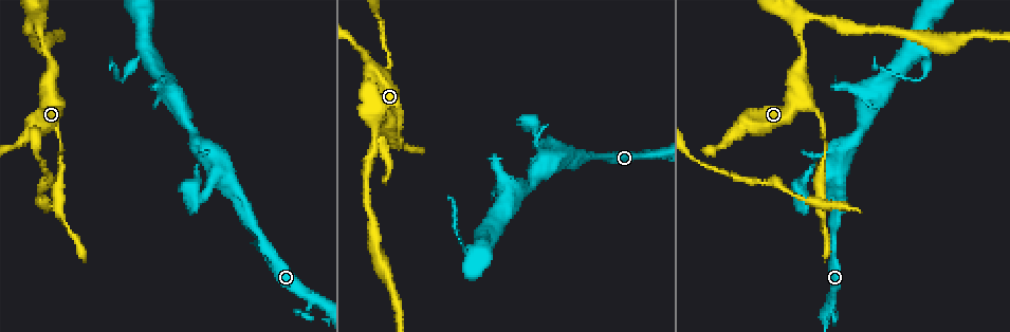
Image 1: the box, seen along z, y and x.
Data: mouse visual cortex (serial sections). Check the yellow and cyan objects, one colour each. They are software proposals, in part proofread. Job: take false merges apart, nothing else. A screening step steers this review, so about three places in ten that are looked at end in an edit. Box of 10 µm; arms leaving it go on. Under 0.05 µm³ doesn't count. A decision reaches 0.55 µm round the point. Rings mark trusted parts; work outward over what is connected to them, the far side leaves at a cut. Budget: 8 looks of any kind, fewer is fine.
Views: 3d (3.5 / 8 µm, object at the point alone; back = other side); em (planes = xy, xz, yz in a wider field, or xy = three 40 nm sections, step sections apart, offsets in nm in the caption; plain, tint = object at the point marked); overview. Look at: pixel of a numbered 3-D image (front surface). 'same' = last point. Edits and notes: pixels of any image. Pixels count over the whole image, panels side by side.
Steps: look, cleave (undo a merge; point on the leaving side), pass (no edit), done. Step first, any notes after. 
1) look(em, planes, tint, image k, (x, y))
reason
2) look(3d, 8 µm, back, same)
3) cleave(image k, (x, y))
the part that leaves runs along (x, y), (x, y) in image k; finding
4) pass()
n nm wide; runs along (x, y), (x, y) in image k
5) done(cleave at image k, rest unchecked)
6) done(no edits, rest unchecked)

look(3d, 3.5 µm, image 1, (586, 158))
a fork

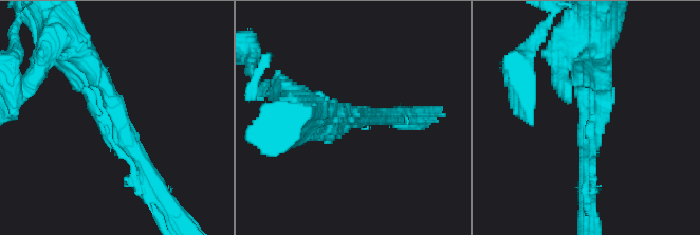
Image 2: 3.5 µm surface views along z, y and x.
look(em, xy, step 3, tint, image 2, (357, 117))

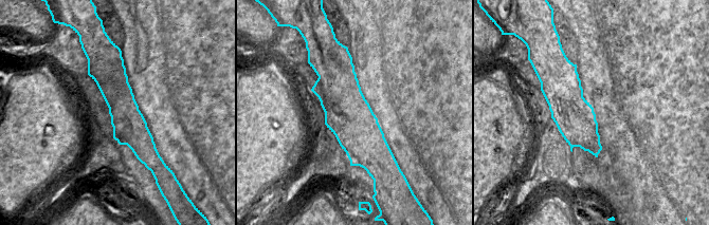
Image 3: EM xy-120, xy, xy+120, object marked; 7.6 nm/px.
pass()
runs along (155, 198), (84, 77) in image 2; all the same cell

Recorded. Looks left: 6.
look(3d, 3.5 µm, image 1, (821, 126))
sudden change in width

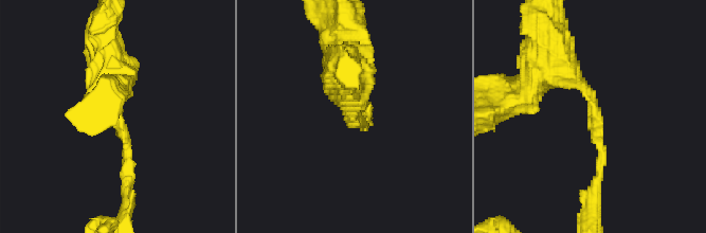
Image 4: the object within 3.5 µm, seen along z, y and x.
look(em, xy, step 3, tint, image 4, (353, 120))
arms of 150, 450 nm

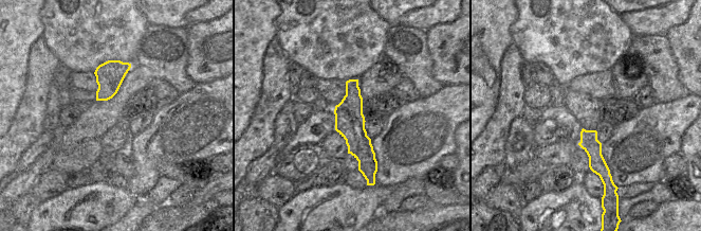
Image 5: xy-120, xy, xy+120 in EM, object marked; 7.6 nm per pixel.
pass()
runs along (545, 65), (592, 100), (597, 181) in image 4; all the same cell

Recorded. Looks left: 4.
look(em, xy, step 1, tint, image 1, (821, 203))
narrows sharply

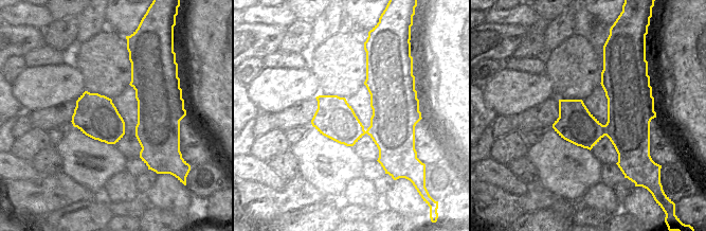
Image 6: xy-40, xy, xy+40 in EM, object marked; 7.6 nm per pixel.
look(3d, 3.5 µm, back, same)

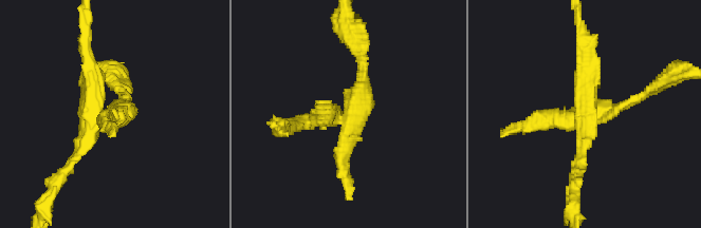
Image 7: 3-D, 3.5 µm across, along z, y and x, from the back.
cleave(image 7, (537, 116))
300 nm wide; the part that leaves runs along (343, 120), (363, 86), (352, 36) in image 7; a second cell is stuck on

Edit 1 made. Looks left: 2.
done(cleave at image 7, rest unchecked)

